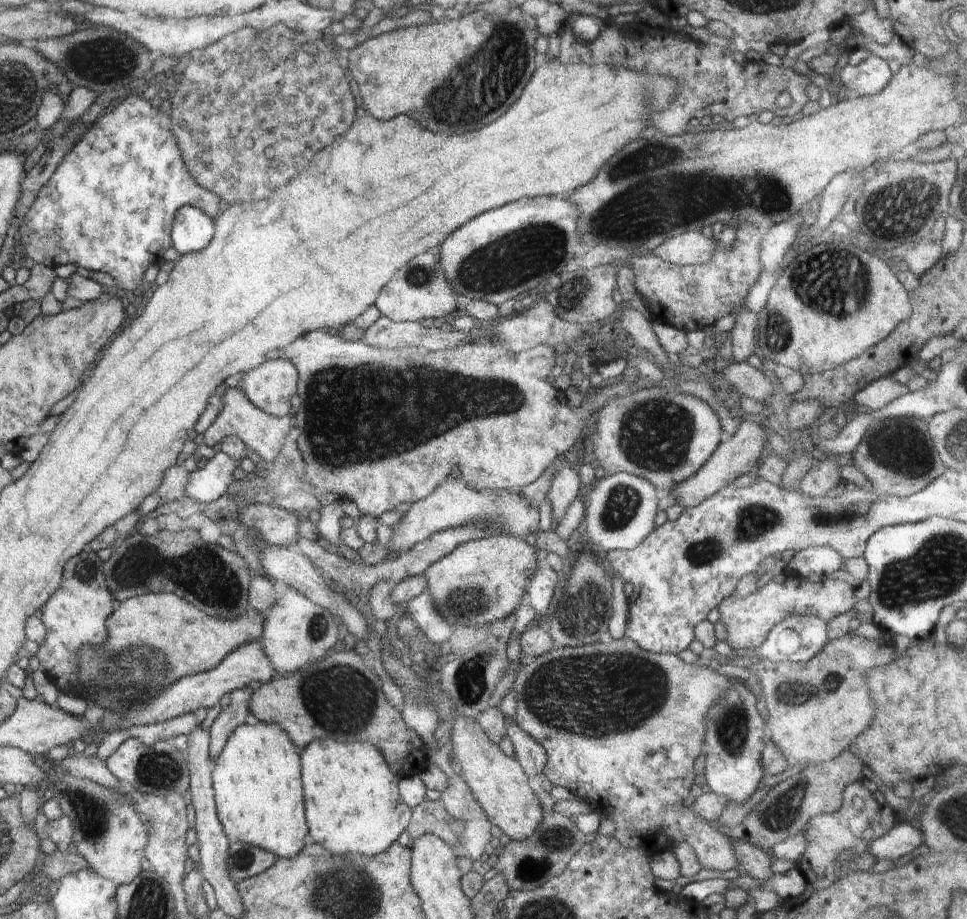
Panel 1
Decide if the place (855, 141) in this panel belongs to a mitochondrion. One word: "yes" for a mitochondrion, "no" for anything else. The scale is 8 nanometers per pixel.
no

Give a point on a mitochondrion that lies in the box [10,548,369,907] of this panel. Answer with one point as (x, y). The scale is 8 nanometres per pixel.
(114, 667)

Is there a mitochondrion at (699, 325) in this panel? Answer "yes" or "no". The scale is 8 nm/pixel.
no

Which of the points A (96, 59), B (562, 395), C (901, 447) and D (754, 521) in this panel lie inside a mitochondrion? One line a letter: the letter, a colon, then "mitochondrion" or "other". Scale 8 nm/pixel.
A: mitochondrion
B: other
C: mitochondrion
D: mitochondrion

